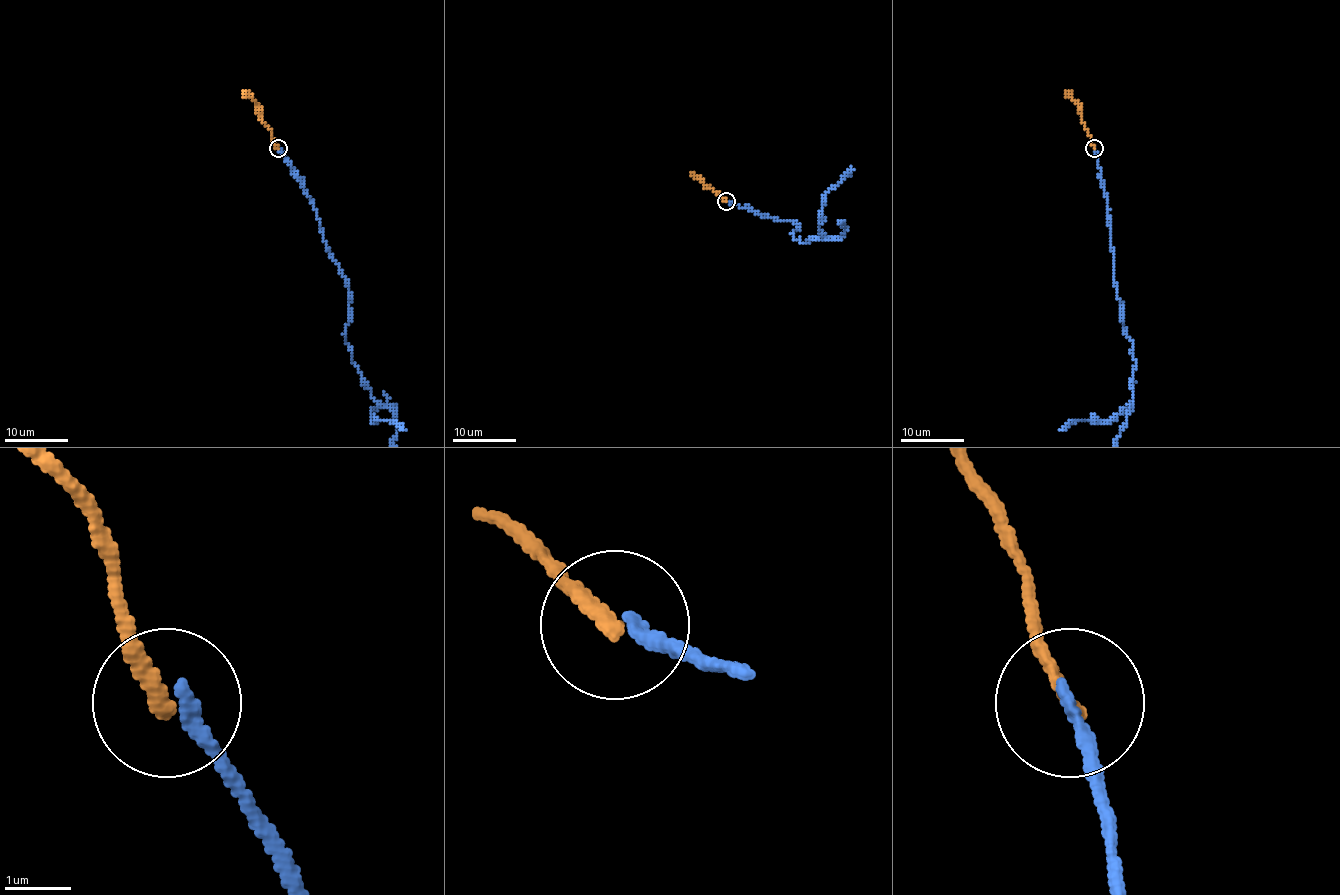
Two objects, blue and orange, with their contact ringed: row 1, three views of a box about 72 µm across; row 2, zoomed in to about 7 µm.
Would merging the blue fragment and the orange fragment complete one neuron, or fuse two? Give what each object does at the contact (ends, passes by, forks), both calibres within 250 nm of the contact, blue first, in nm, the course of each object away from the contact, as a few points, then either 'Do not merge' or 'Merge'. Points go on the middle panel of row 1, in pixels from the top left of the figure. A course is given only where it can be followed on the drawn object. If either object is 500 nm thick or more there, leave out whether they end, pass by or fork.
At the ring blue ends. At the ring orange ends. Thickness 200 nm (blue) against 220 nm. Course of orange: (725, 200), (690, 175). Do not merge

